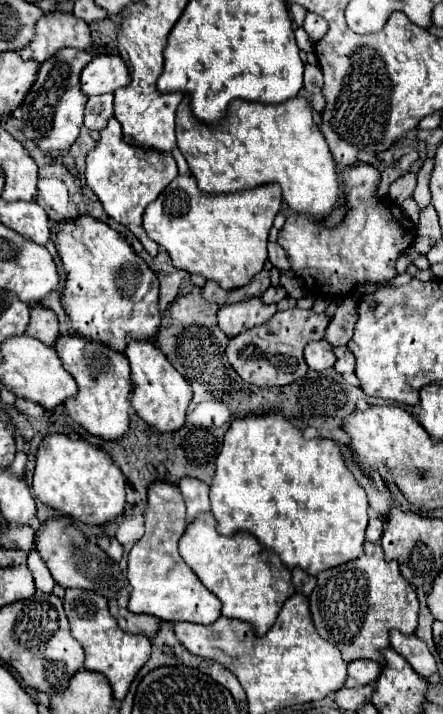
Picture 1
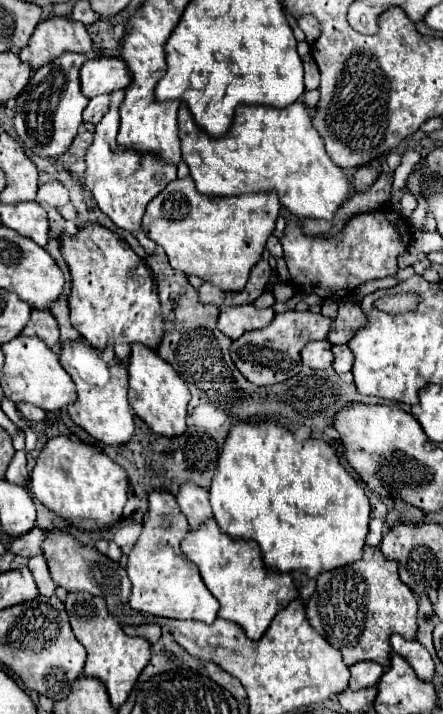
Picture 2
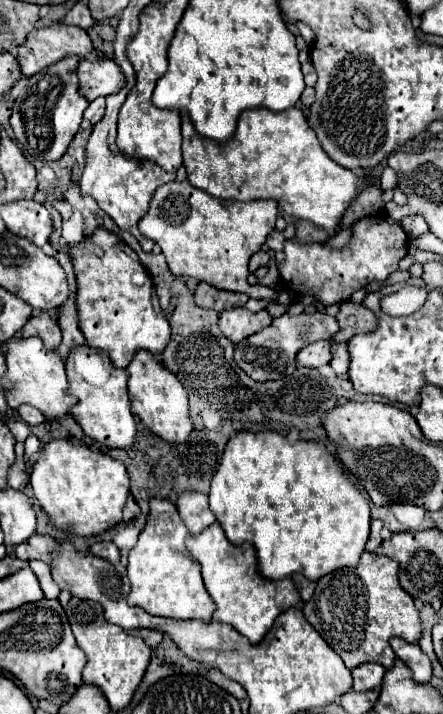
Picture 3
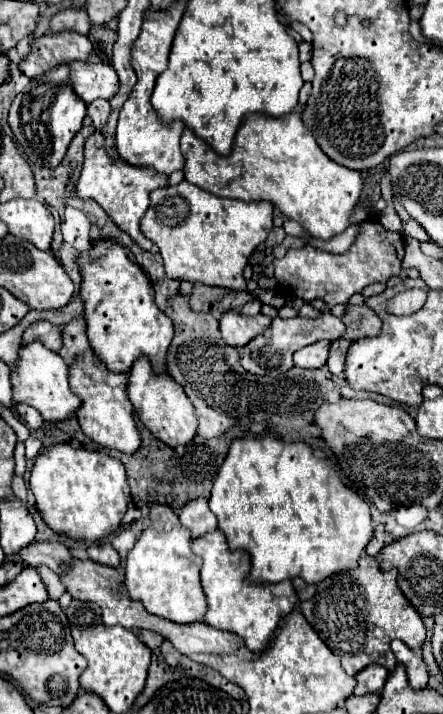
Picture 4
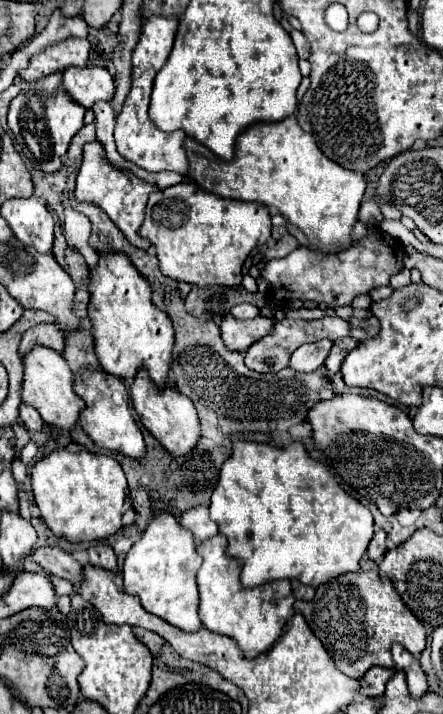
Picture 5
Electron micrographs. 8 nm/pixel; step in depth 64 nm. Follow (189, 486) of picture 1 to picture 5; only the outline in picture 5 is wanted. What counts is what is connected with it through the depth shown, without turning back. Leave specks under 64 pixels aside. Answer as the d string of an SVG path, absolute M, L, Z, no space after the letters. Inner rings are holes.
M208 506L190 508L188 512L184 512L184 516L180 516L180 524L194 534L196 544L200 544L200 542L208 540L210 536L218 534L216 522L208 516Z

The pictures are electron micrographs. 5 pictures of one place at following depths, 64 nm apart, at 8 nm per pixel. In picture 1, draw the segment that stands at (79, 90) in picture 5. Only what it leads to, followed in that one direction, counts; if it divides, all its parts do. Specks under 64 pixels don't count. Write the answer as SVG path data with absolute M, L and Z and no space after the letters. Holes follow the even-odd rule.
M100 54L82 70L82 92L86 96L114 92L130 84L130 74L120 56Z

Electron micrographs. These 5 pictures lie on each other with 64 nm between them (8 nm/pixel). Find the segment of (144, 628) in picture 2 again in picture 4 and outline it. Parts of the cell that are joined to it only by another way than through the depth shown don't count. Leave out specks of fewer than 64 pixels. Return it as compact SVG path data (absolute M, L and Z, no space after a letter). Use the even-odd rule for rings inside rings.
M138 630L138 632L134 632L150 650L156 650L156 648L160 648L160 644L162 644L162 636L160 634L156 634L156 632L152 632L152 630Z

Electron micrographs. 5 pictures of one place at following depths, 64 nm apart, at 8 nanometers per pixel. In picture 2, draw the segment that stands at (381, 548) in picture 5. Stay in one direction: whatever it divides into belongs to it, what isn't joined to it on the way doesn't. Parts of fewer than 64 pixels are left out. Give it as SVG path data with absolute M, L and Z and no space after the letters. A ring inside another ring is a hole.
M378 518L370 520L370 532L368 532L368 538L366 538L368 546L378 546L380 544L380 540L382 540L382 526L384 526L384 522L378 520Z

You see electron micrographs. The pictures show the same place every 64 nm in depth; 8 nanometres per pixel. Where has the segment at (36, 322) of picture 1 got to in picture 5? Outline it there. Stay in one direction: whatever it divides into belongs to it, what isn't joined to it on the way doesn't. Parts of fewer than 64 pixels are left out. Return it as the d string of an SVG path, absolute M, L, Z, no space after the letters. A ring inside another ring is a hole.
M38 324L38 326L32 326L22 336L20 354L28 352L36 344L48 346L48 348L56 350L58 354L62 354L64 352L64 334L62 334L62 330L56 324Z

